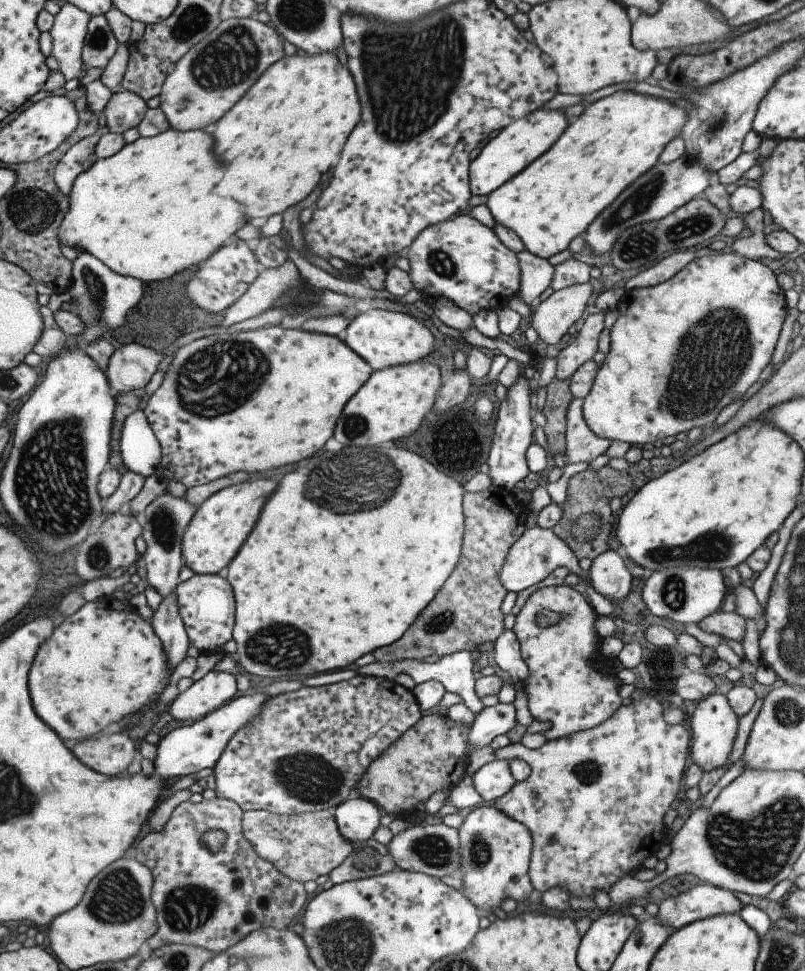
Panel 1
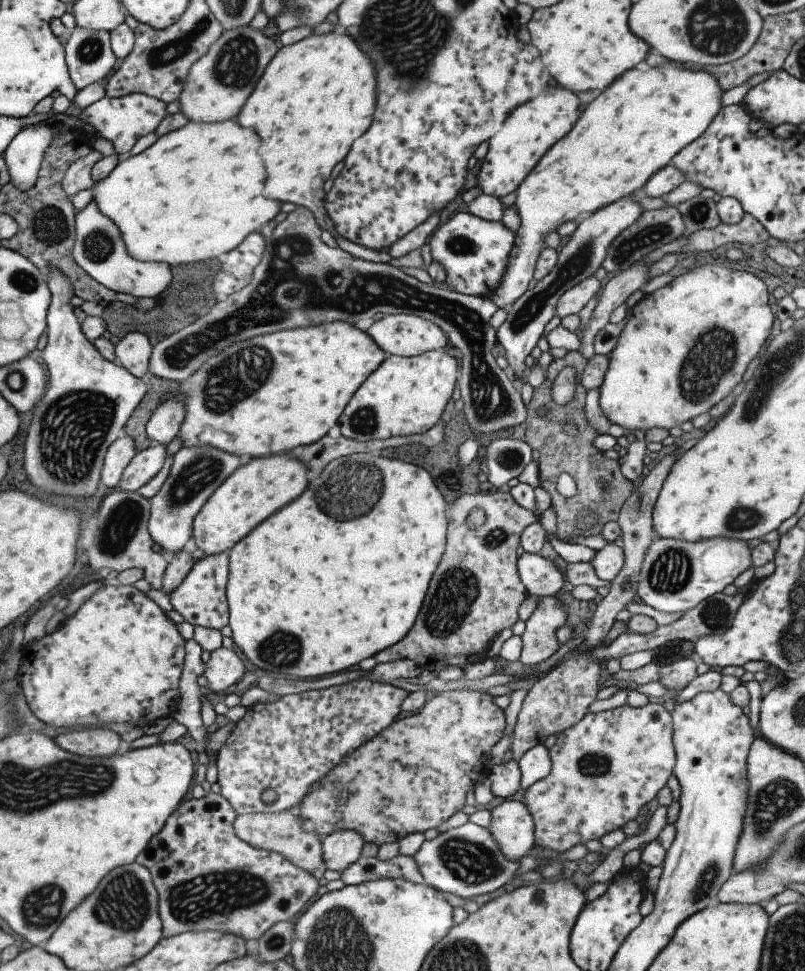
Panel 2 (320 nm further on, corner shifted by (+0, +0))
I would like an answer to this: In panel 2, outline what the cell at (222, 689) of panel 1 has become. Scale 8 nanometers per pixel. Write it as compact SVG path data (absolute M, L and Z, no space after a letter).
M219 647L209 653L203 675L207 680L207 692L221 692L233 687L243 674L243 662L230 648Z

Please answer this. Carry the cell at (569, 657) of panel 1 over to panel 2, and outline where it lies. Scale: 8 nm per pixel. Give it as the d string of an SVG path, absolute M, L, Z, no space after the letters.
M540 597L536 609L531 613L531 616L524 622L524 631L520 634L522 640L522 649L519 655L519 662L523 665L529 663L538 663L542 660L547 660L553 652L560 646L555 636L555 631L565 626L566 612L562 609L562 602L553 597Z

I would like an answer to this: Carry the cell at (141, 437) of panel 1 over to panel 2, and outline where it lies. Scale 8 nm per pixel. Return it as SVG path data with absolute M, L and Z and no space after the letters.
M181 395L159 402L145 425L146 435L154 443L167 445L178 434L184 419L184 400Z

